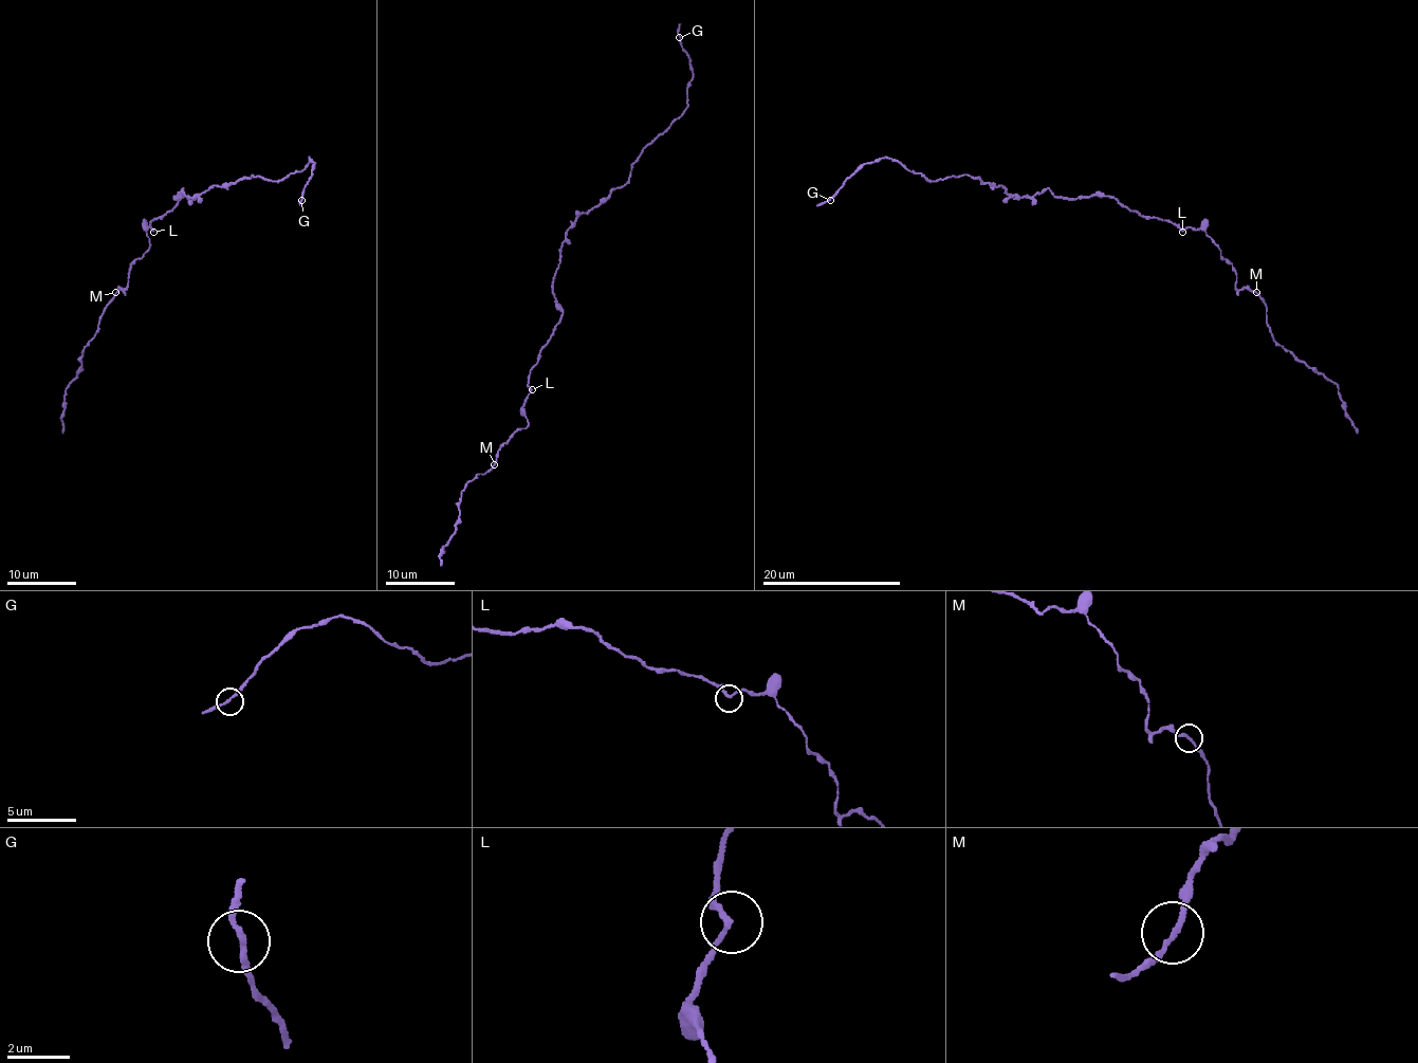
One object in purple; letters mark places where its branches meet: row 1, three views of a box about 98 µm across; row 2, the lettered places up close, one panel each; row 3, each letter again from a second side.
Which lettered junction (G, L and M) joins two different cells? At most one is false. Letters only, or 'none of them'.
none of them

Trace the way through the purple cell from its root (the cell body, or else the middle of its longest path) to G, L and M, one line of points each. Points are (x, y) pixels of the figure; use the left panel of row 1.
G: (178, 202), (183, 189), (197, 197), (253, 173), (280, 181), (310, 159), (315, 165), (301, 200)
L: (178, 202), (162, 217), (155, 217), (150, 222), (153, 232)
M: (178, 202), (150, 222), (151, 230), (145, 230), (150, 246), (131, 264), (127, 285), (115, 292)

